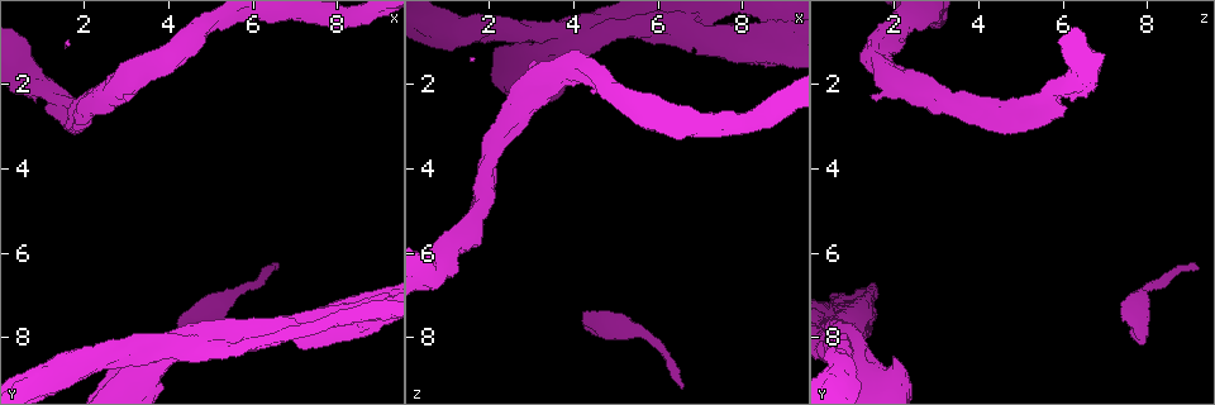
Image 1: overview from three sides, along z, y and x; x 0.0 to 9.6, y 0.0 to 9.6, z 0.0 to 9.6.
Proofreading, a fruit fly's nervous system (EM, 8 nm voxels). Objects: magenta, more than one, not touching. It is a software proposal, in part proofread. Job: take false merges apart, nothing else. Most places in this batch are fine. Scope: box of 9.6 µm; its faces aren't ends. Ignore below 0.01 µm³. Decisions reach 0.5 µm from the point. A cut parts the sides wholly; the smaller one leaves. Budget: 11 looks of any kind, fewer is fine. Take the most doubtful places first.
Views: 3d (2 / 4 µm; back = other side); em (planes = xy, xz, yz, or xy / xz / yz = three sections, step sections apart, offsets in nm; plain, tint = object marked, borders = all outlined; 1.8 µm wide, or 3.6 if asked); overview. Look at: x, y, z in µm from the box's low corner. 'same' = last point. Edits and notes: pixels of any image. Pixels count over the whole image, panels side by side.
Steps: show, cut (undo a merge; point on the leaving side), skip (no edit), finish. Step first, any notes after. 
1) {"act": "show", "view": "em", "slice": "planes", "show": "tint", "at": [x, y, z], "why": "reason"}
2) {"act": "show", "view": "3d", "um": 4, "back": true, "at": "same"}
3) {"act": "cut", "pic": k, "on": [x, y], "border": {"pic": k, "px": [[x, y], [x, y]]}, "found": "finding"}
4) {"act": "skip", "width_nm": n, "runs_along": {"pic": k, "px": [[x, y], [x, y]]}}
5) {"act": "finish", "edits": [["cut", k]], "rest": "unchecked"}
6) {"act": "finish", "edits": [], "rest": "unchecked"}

{"act": "show", "view": "3d", "um": 4, "at": [6.25, 7.85, 0.65], "why": "sudden change in width"}

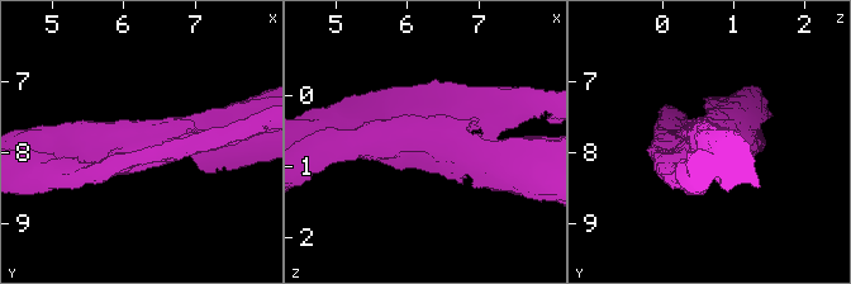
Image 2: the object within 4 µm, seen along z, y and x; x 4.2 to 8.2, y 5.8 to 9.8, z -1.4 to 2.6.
{"act": "show", "view": "em", "um": 3.6, "slice": "planes", "show": "tint", "at": [6.20, 7.85, 0.60], "why": "need the tissue"}

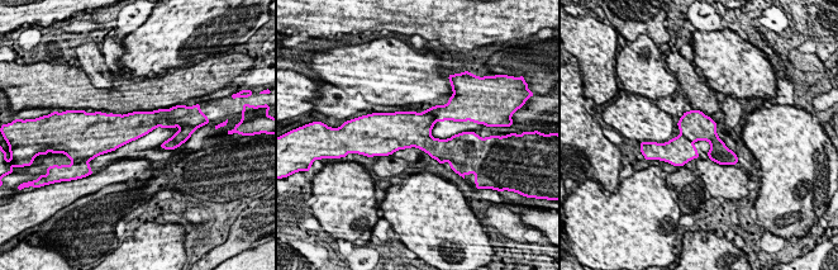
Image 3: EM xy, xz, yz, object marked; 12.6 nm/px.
{"act": "cut", "pic": 3, "on": [450, 112], "border": {"pic": 3, "px": [[423, 112], [429, 112], [436, 121]]}, "found": "a second neuron is stuck on"}

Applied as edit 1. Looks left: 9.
{"act": "show", "view": "em", "slice": "yz", "step": 8, "show": "tint", "at": [5.80, 6.85, 8.00], "why": "thick turns thin"}

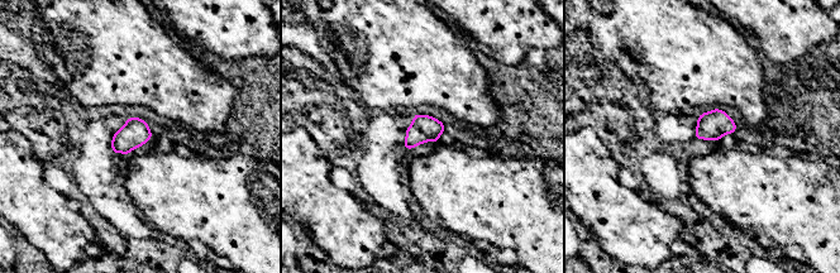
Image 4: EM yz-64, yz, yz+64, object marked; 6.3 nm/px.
{"act": "skip", "found": "all the same neuron"}

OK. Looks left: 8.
{"act": "show", "view": "3d", "um": 4, "at": [1.85, 2.65, 4.85], "why": "two arms in line, one across"}

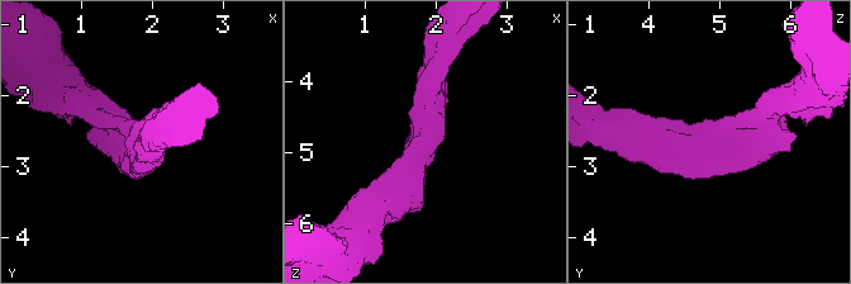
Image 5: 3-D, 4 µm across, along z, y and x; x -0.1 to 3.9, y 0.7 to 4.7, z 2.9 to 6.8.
{"act": "show", "view": "em", "slice": "xy", "step": 4, "show": "tint", "at": [1.85, 2.65, 4.80], "arms": 3, "arm_widths_nm": [260, 360, 380], "why": "shape alone is not enough"}

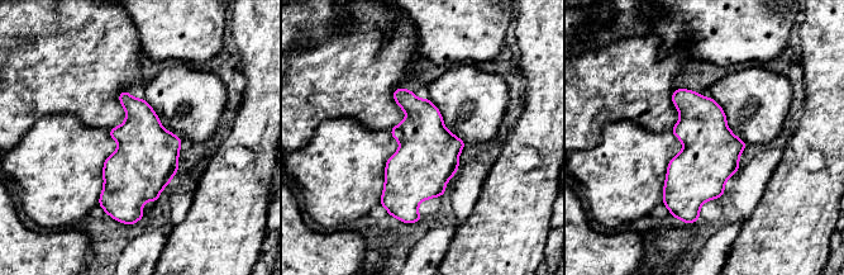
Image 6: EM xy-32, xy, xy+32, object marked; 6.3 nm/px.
{"act": "show", "view": "em", "slice": "planes", "show": "tint", "at": "same"}

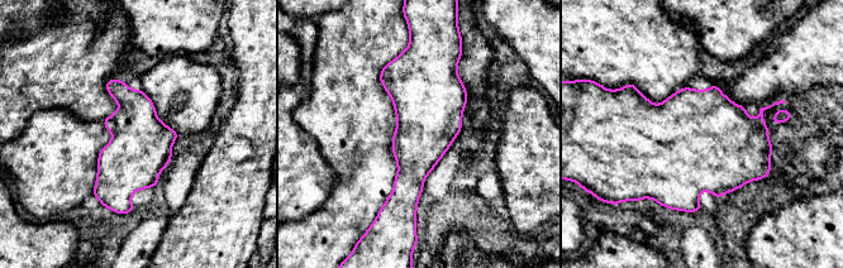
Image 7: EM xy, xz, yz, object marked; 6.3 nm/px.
{"act": "skip", "found": "one neuron here"}

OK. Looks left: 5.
{"act": "finish", "edits": [["cut", 3]], "rest": "unchecked"}

